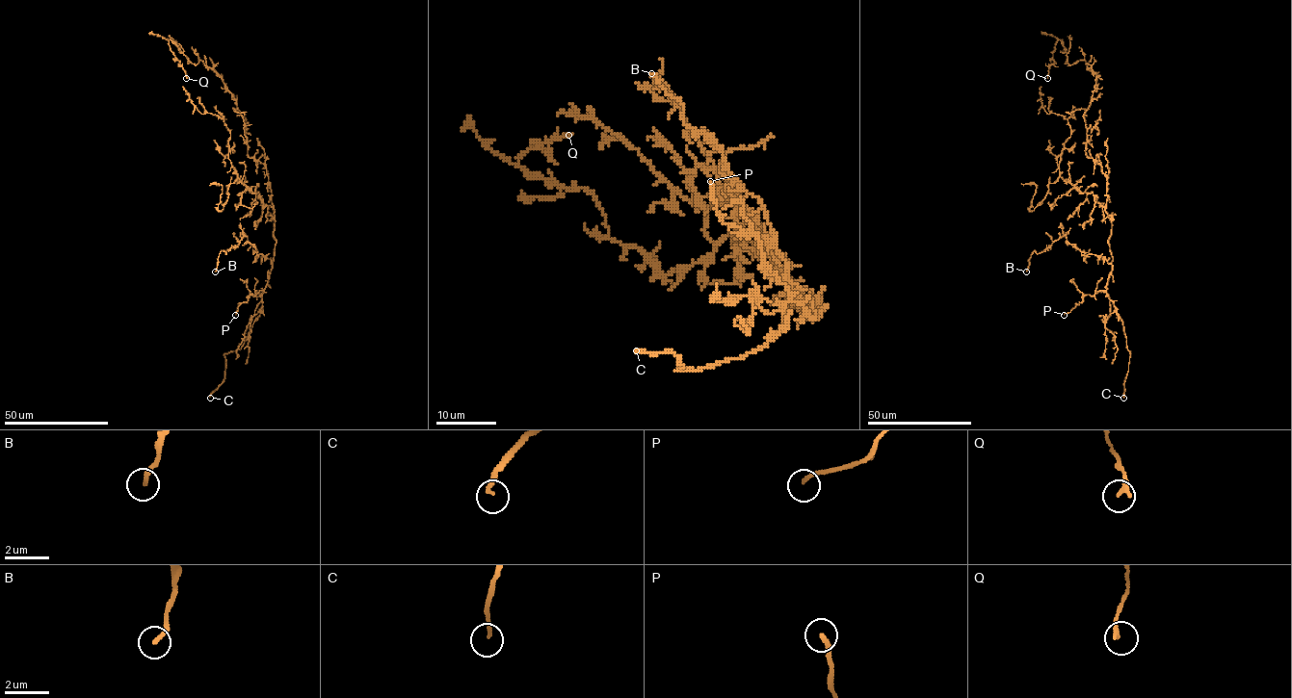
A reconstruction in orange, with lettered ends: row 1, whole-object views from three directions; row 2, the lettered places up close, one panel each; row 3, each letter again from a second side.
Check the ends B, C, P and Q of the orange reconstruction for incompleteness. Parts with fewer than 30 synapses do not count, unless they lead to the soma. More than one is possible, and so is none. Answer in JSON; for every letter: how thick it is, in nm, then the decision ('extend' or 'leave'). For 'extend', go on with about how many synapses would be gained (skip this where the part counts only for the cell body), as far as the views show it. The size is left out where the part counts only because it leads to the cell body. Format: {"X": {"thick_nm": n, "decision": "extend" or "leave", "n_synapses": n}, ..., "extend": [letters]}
{"B": {"thick_nm": 180, "decision": "leave"}, "C": {"thick_nm": 170, "decision": "extend"}, "P": {"thick_nm": 180, "decision": "leave"}, "Q": {"thick_nm": 160, "decision": "leave"}, "extend": ["C"]}

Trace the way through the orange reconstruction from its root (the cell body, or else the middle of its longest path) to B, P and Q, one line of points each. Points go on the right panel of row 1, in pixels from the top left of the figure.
B: (1105, 175), (1112, 262), (1091, 253), (1082, 255), (1063, 236), (1039, 253), (1034, 250), (1026, 271)
P: (1105, 175), (1112, 257), (1107, 289), (1094, 296), (1083, 294), (1083, 300), (1064, 315)
Q: (1105, 175), (1102, 167), (1086, 153), (1083, 116), (1097, 75), (1084, 60), (1069, 64), (1059, 39), (1047, 78)

